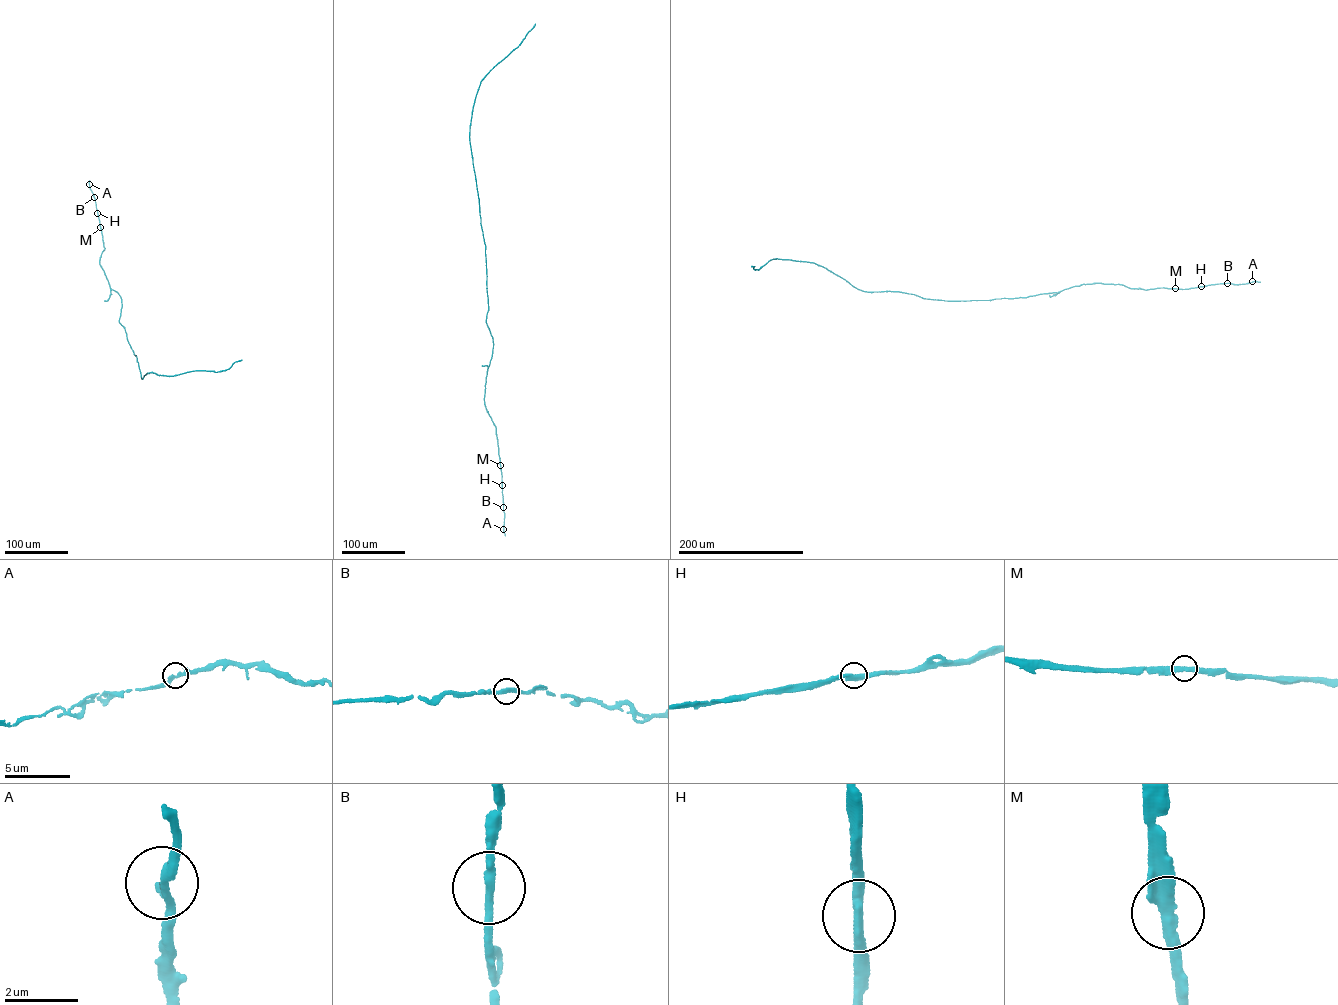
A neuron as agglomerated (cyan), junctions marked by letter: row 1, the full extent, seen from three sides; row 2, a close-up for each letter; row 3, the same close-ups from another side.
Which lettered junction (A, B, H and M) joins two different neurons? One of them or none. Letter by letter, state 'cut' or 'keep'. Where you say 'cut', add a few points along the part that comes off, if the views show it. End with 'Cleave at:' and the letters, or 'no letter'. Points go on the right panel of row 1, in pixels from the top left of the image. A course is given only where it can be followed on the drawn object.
A: keep
B: keep
H: keep
M: keep
Cleave at: no letter

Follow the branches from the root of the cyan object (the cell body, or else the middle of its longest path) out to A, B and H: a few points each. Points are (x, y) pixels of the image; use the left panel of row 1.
A: (127, 339), (118, 320), (121, 298), (110, 289), (99, 263), (105, 249), (89, 184)
B: (127, 339), (118, 320), (121, 298), (110, 289), (99, 263), (105, 249), (94, 197)
H: (127, 339), (118, 320), (121, 298), (110, 289), (99, 263), (105, 249), (97, 213)

